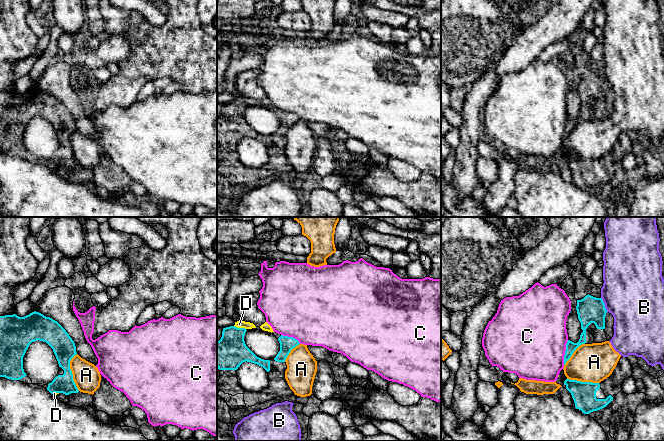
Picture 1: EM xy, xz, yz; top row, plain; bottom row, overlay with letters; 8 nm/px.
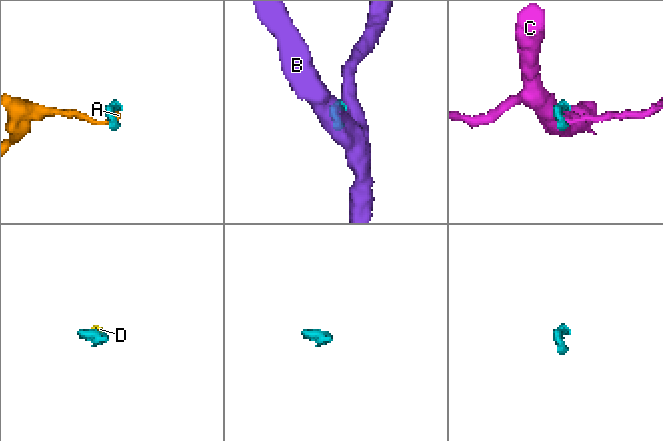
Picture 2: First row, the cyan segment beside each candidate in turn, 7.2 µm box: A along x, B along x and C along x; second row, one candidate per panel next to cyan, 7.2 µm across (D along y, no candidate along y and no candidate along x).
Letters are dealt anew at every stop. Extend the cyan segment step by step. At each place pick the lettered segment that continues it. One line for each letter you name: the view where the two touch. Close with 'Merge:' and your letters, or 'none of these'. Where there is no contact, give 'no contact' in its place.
D: contact in xz
Merge: D

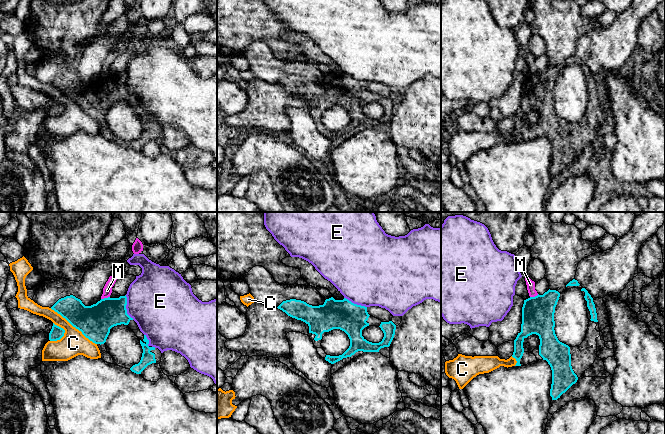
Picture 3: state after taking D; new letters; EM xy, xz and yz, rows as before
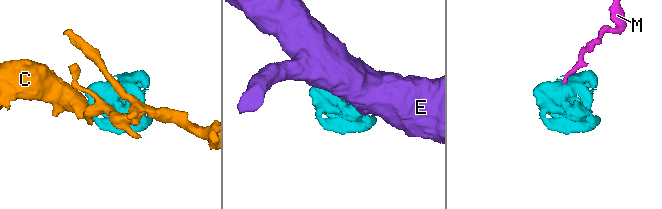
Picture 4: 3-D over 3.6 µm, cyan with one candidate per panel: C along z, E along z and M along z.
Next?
Merge: none of these

